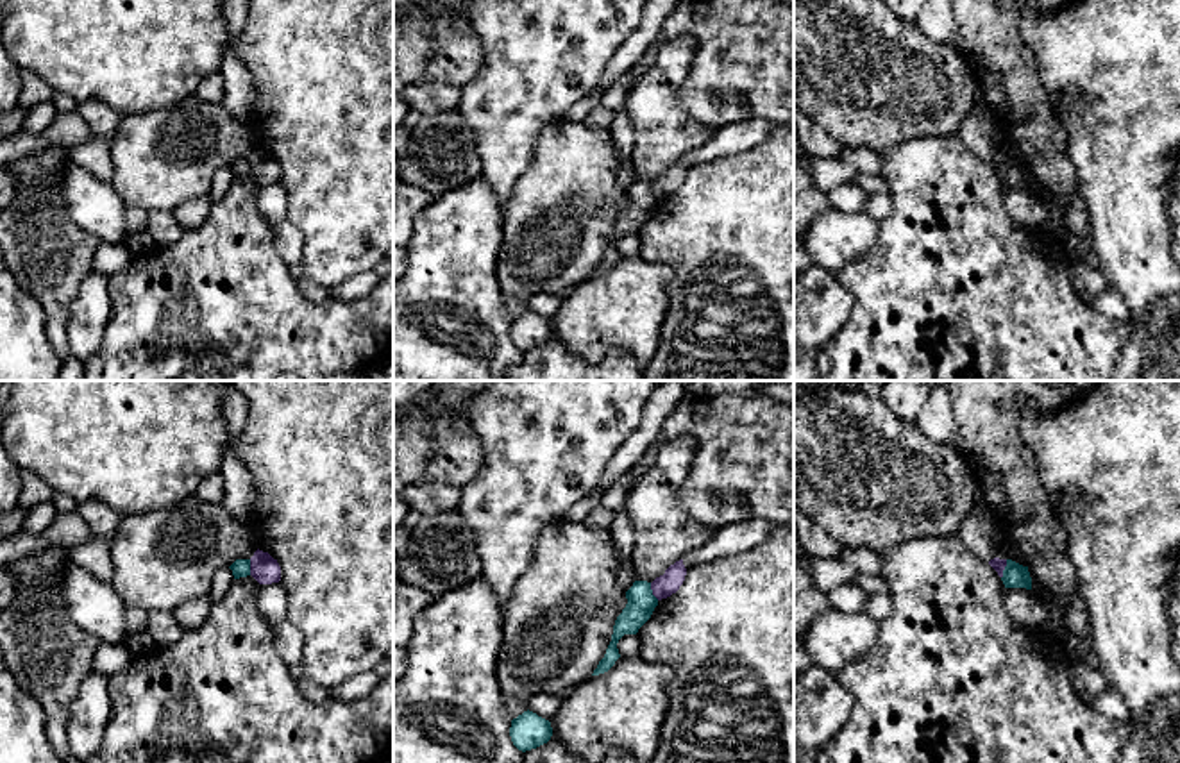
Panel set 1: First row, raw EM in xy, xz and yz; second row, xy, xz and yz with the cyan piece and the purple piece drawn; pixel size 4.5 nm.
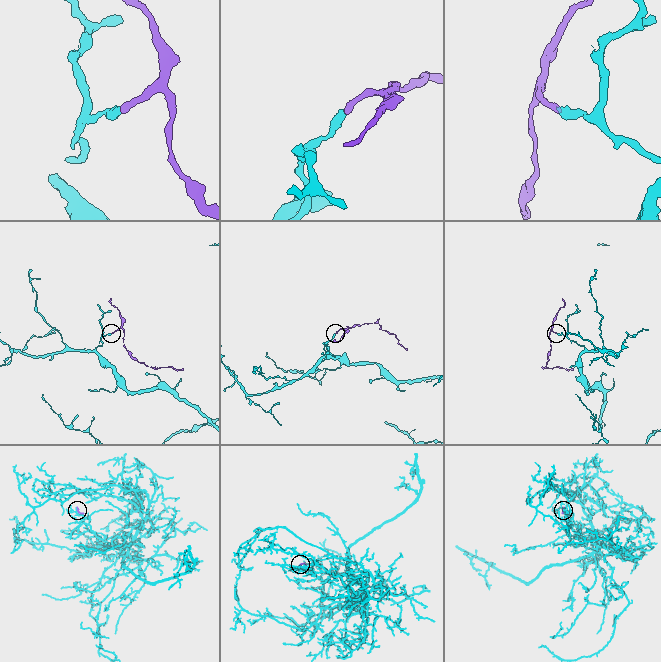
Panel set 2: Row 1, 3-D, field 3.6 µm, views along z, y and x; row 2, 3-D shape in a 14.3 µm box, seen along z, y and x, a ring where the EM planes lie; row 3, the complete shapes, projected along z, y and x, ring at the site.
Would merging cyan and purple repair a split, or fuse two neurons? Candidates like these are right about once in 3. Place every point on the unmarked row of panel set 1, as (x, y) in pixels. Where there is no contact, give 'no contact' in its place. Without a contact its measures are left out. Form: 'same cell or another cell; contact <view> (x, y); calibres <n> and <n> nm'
another cell; contact yz (1005, 168); calibres 110 and 60 nm

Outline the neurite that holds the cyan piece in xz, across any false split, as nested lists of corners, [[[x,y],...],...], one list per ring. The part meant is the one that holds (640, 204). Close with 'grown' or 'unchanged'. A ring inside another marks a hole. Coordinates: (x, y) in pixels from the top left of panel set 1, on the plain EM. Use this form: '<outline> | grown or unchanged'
[[[635,180],[633,186],[626,191],[626,198],[628,204],[615,220],[611,241],[606,248],[606,254],[592,275],[604,273],[615,264],[615,261],[620,257],[617,248],[619,239],[624,234],[636,234],[658,205],[658,198],[653,195],[651,182],[647,180]]] | unchanged

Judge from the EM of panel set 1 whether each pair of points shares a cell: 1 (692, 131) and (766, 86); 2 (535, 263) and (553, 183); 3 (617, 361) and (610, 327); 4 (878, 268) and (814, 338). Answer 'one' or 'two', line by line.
1: two
2: one
3: two
4: two

